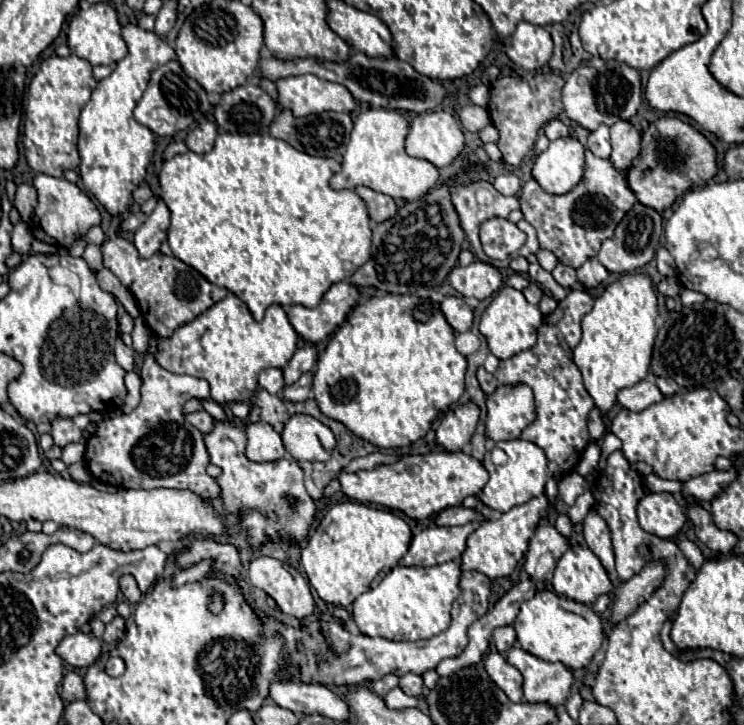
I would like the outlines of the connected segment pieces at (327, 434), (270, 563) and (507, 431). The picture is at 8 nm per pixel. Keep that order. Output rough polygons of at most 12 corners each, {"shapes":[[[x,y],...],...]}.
{"shapes":[[[293,415],[281,437],[295,461],[329,461],[331,429]],[[257,557],[249,581],[303,619],[315,609],[309,583],[283,561]],[[525,383],[487,397],[487,437],[517,439],[535,421]]]}

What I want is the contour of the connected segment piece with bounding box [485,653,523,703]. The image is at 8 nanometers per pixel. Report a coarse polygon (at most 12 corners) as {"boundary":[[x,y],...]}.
{"boundary":[[499,653],[485,657],[485,671],[513,703],[523,699],[523,677]]}

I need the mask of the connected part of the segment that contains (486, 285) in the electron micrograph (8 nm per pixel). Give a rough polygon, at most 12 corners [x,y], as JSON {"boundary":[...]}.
{"boundary":[[483,261],[453,267],[451,285],[463,297],[485,299],[503,285]]}

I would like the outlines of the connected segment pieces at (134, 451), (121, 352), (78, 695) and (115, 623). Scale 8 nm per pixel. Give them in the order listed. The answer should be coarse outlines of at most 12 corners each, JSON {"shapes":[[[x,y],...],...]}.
{"shapes":[[[141,365],[141,403],[87,441],[93,479],[211,501],[203,433],[183,403],[209,383]],[[117,337],[115,357],[125,371],[135,369],[133,349]],[[75,671],[65,673],[61,699],[83,699],[83,679]],[[117,615],[105,625],[103,641],[113,643],[125,635],[125,621]]]}

